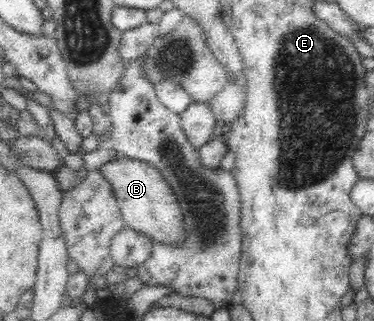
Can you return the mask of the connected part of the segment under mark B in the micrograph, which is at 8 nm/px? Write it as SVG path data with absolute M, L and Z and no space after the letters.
M119 154L99 167L98 172L109 182L126 227L162 243L180 243L184 239L178 200L154 166Z

